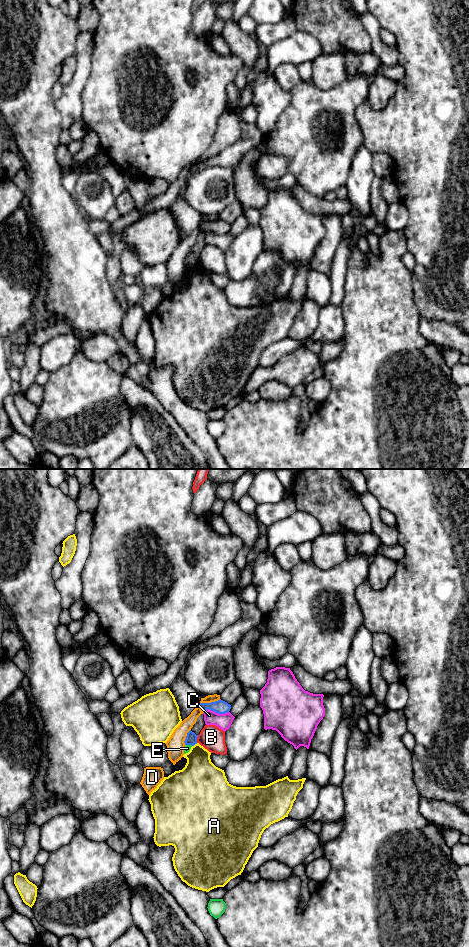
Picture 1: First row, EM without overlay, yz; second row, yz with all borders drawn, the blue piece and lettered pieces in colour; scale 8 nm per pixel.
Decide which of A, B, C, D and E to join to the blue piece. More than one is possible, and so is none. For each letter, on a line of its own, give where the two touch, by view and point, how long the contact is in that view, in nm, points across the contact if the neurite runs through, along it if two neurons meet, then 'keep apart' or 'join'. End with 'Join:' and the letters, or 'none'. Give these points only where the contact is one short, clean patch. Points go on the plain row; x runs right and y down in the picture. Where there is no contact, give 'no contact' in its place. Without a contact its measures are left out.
A: contact yz (194, 264); length 50 nm; keep apart
B: contact yz (196, 259); length 70 nm; keep apart
C: contact yz (216, 232); length 200 nm; keep apart
D: contact yz (208, 223); length 190 nm; keep apart
E: contact yz (189, 264); length 60 nm; border yz (186, 264), (192, 265); keep apart
Join: none

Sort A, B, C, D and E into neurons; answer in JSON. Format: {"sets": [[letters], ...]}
{"sets": [["A"], ["B"], ["C"], ["D"], ["E"]]}

